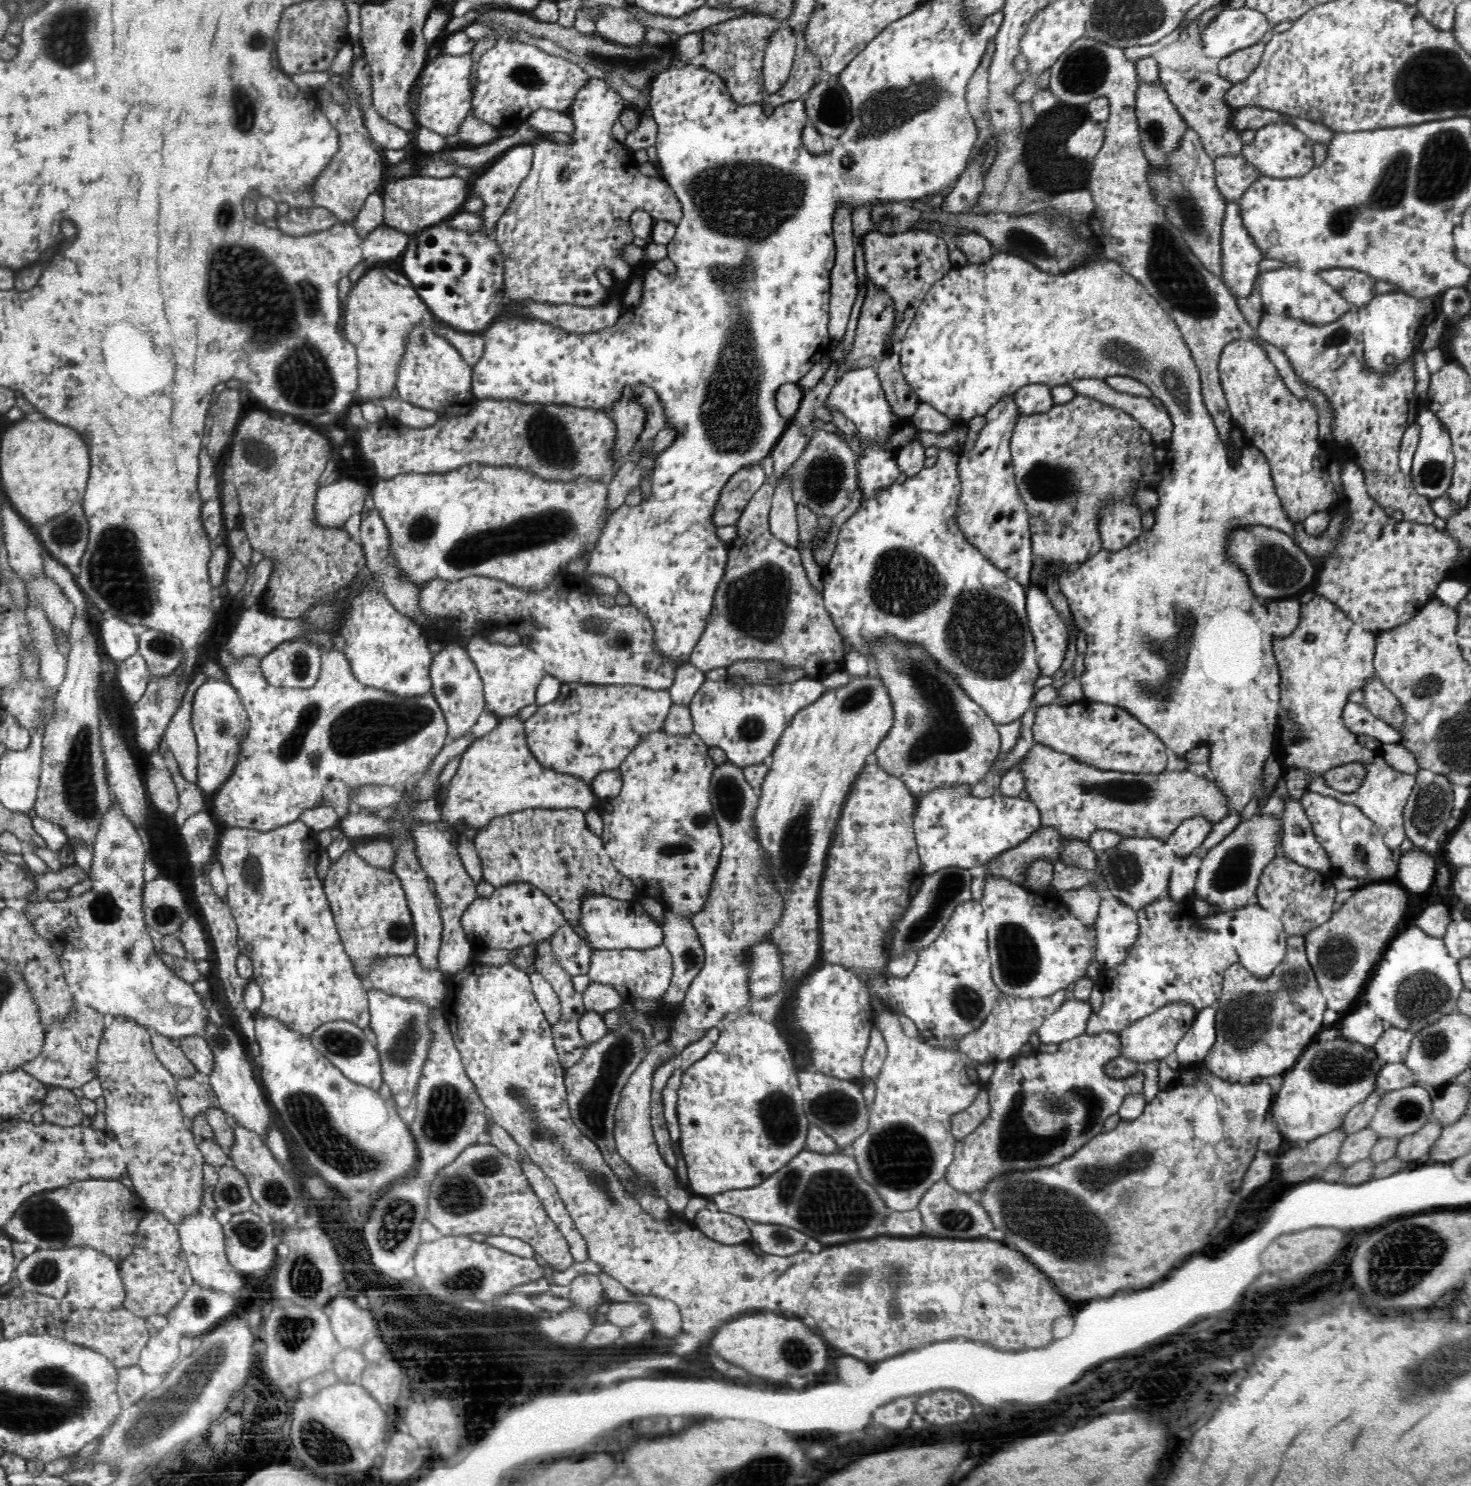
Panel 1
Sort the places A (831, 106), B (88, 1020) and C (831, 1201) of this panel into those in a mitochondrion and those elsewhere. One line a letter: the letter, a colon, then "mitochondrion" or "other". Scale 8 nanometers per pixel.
A: mitochondrion
B: other
C: mitochondrion

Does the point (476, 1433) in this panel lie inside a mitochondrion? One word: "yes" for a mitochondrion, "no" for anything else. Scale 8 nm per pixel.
no

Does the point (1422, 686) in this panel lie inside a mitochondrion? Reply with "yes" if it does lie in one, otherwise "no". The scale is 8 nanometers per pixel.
yes

